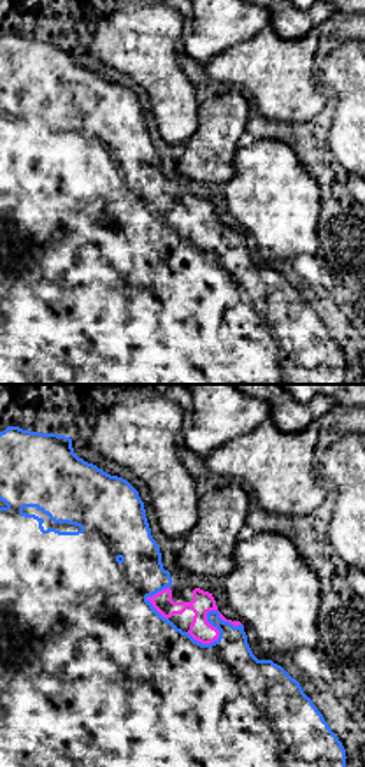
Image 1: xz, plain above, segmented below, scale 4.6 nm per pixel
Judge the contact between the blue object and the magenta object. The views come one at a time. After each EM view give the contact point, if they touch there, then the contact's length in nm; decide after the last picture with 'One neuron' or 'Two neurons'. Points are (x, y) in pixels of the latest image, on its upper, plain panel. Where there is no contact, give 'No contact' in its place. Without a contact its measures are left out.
Touches blue at (211, 230). Shared border 260 nm

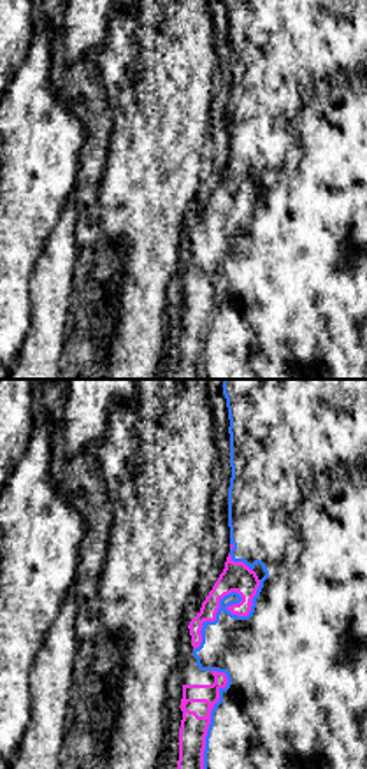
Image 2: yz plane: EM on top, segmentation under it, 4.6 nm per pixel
Touches blue at (237, 201). Shared border 440 nm

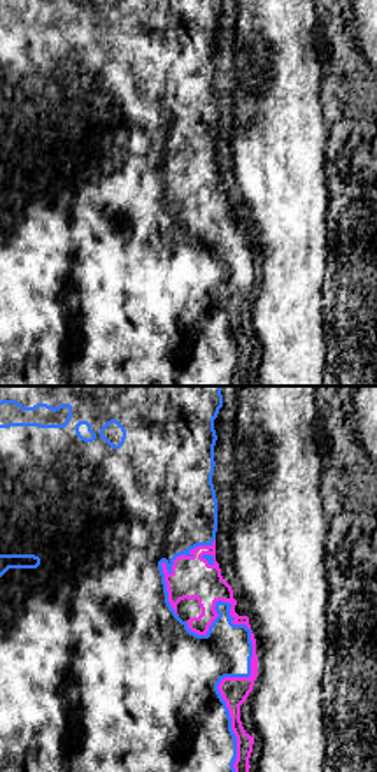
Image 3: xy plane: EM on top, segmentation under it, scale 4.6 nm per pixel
Touches blue at (230, 283). Shared border 850 nm

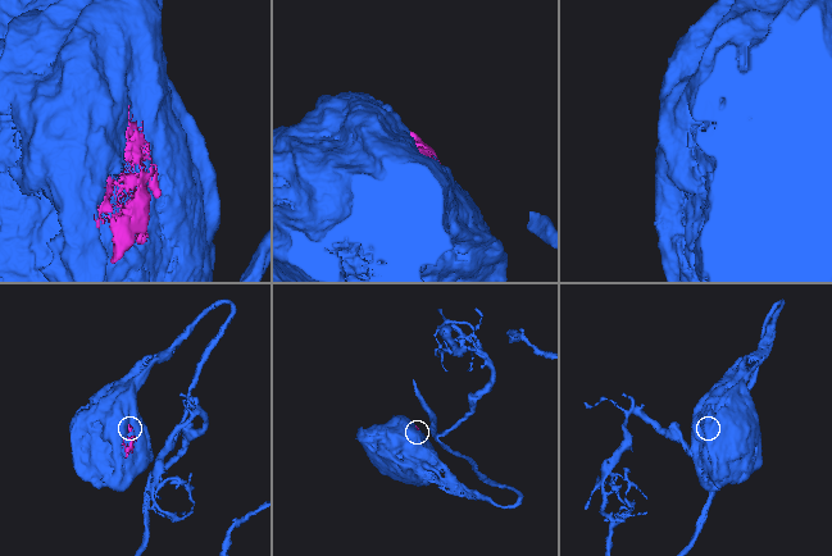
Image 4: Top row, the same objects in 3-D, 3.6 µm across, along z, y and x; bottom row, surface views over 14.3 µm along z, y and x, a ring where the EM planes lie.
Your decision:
One neuron

